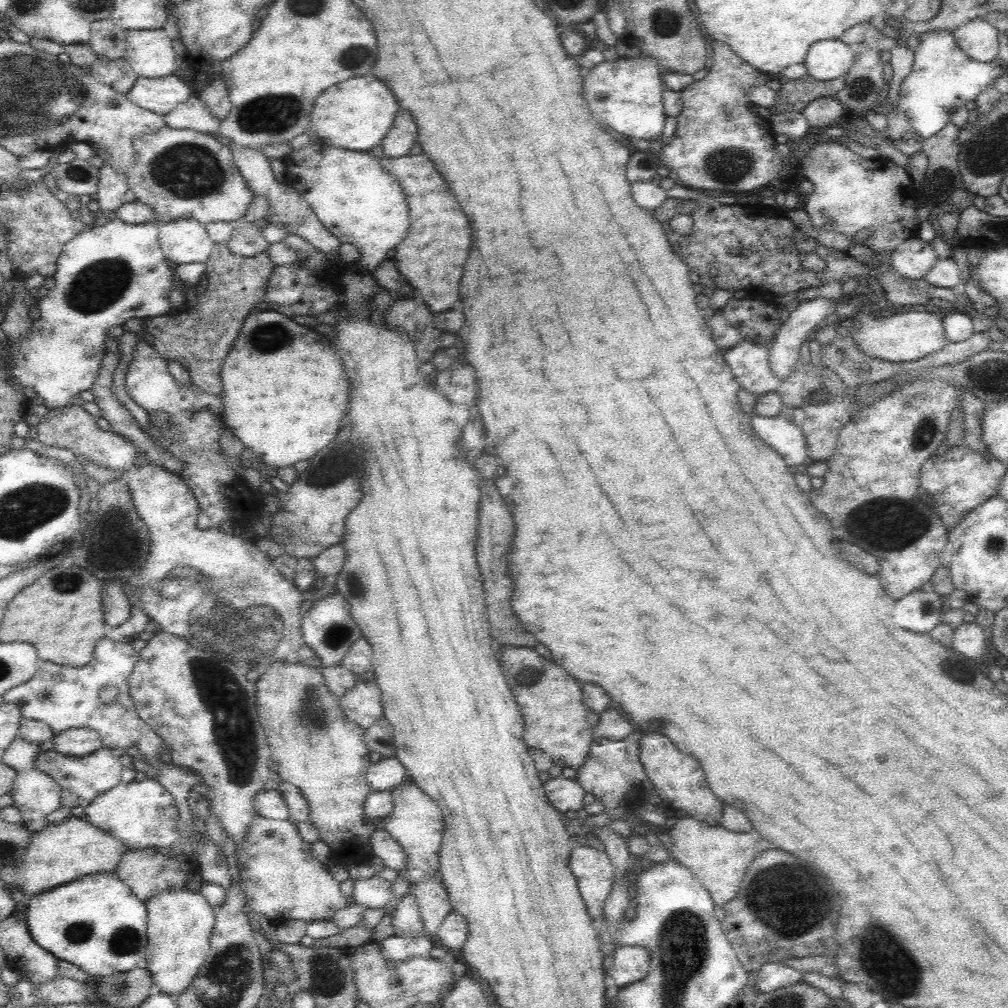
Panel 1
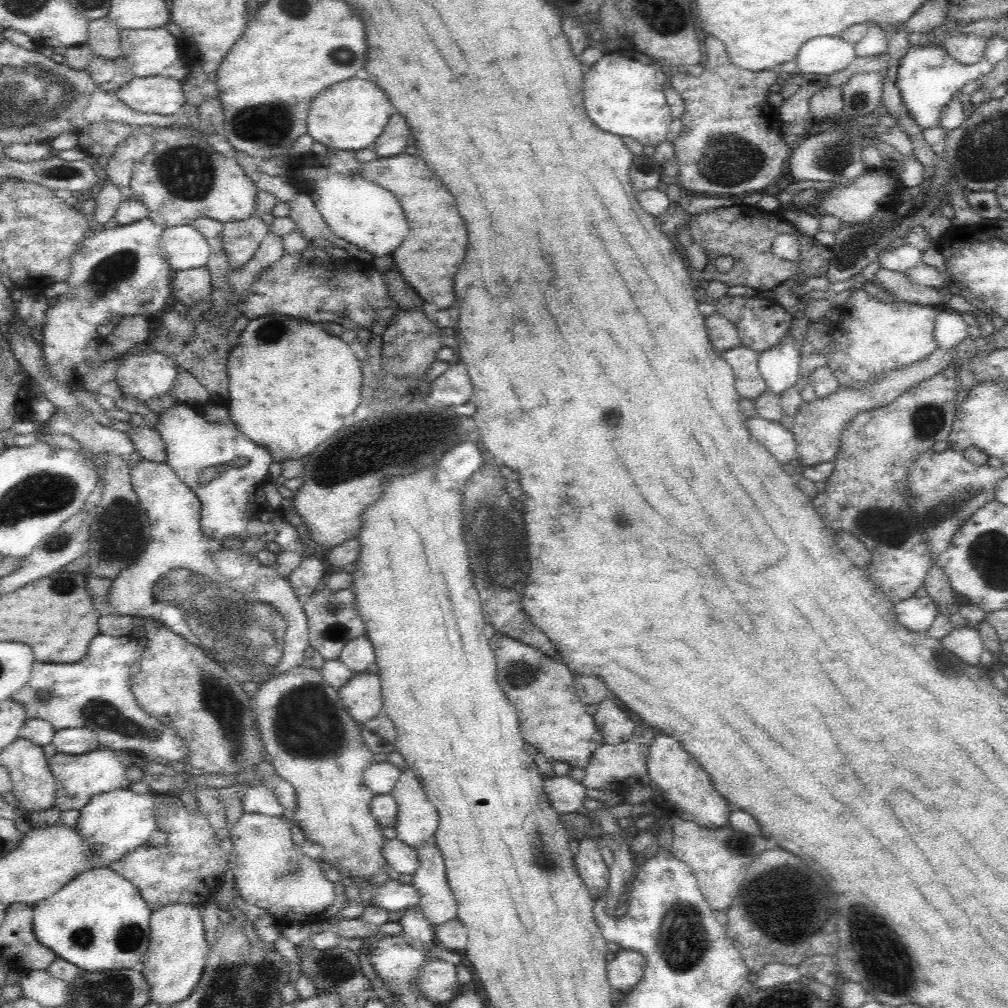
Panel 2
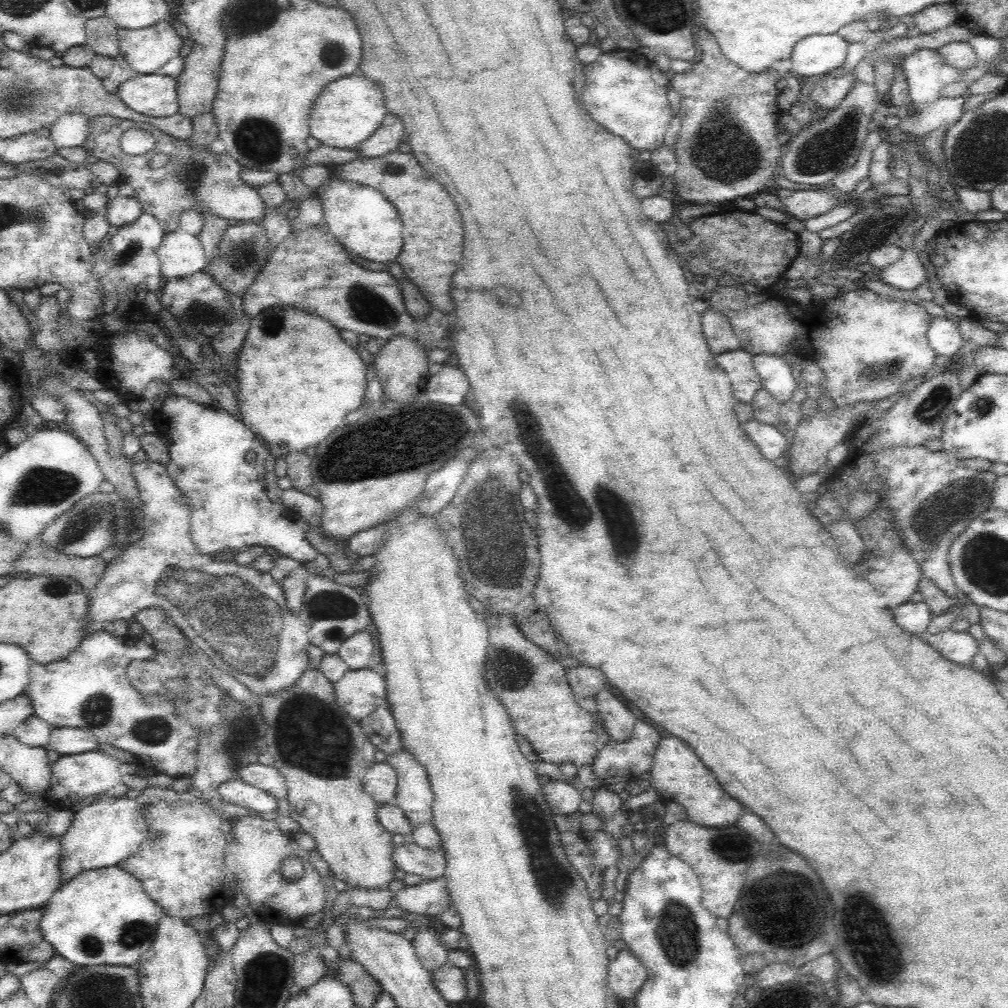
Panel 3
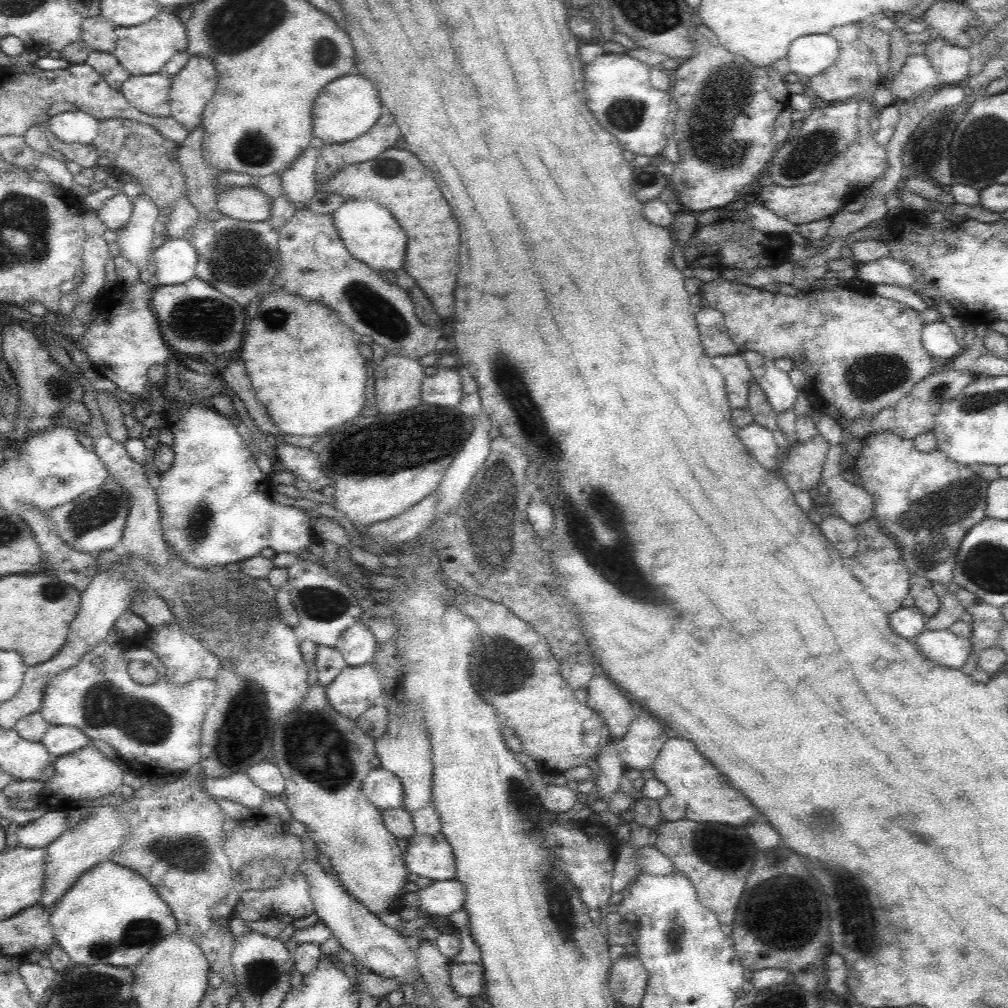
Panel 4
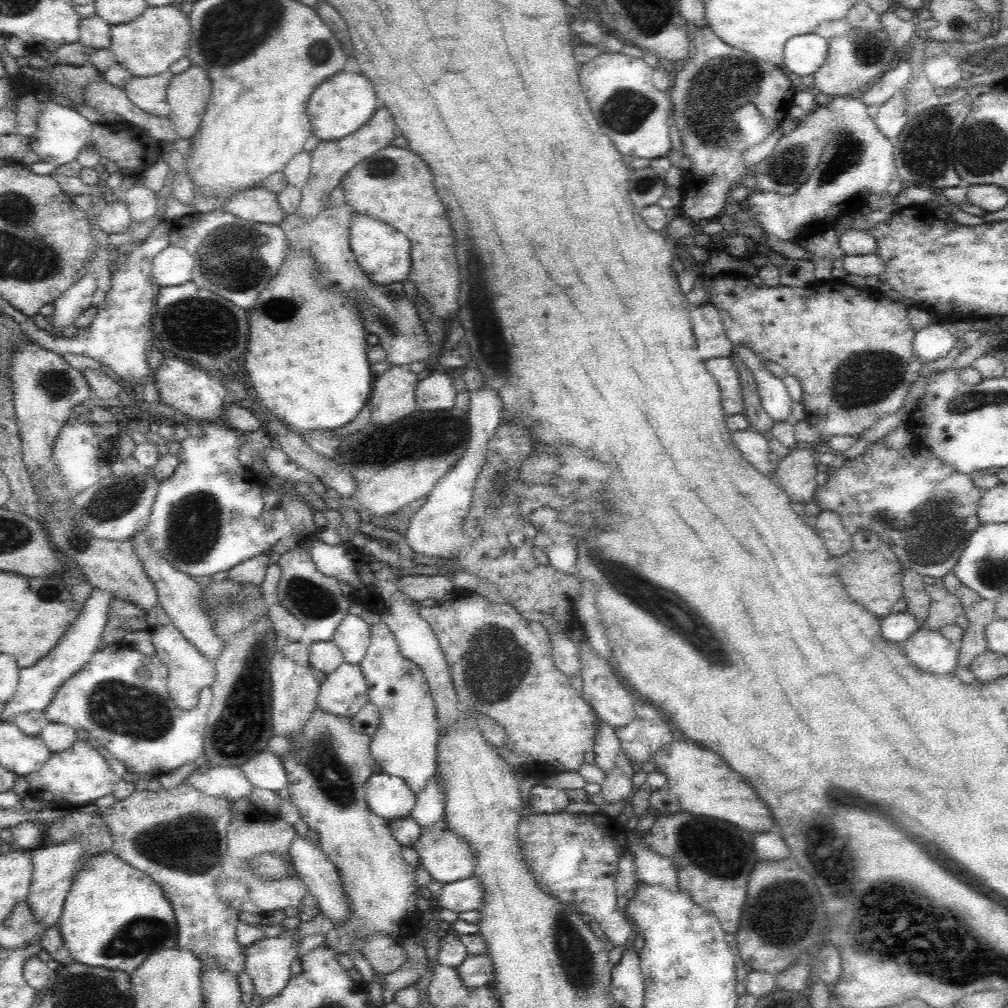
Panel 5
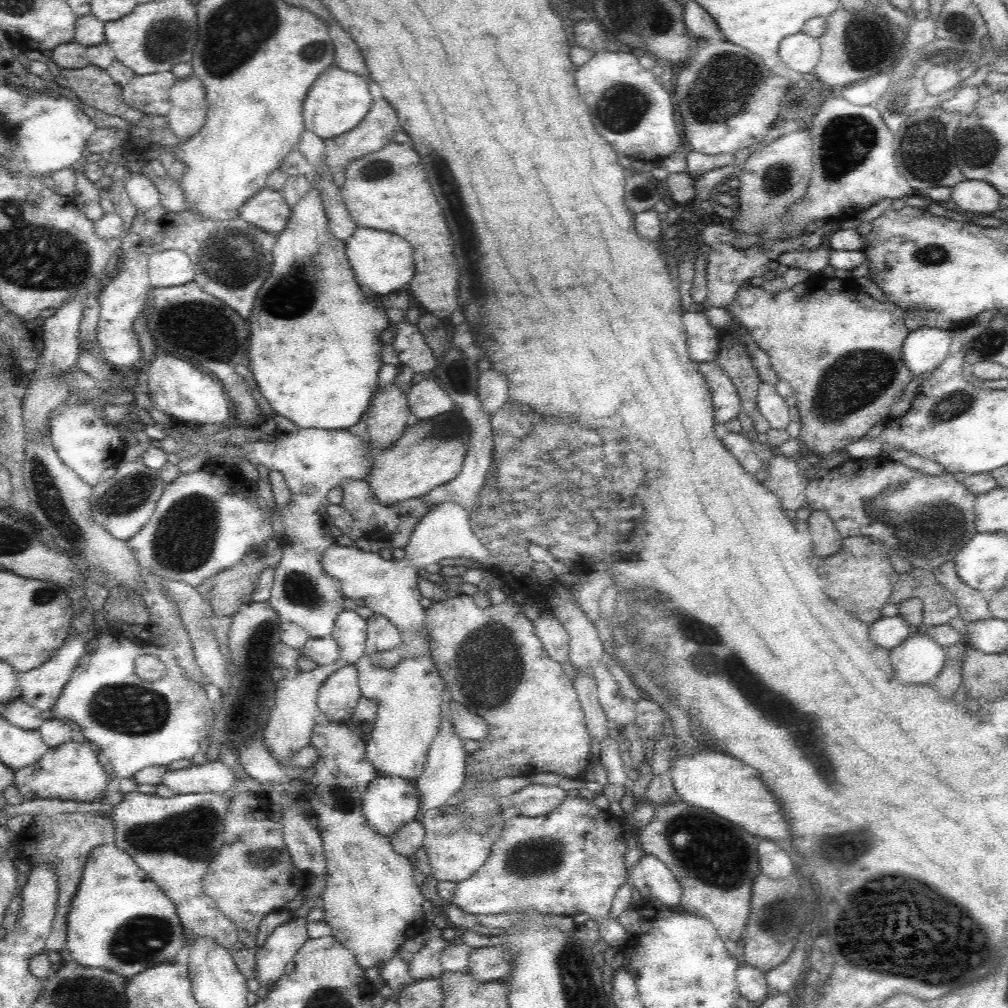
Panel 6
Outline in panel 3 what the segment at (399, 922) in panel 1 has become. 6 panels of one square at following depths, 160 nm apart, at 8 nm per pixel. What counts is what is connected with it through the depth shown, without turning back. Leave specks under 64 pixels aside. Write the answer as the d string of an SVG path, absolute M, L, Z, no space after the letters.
M416 922L414 926L416 936L411 940L412 945L424 968L432 973L447 963L448 949L439 942L437 930L428 929L428 926L422 922Z

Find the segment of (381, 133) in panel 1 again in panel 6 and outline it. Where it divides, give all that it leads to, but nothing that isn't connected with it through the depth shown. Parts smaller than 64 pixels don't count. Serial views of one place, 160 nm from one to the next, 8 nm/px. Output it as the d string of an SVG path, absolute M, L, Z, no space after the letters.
M332 64L325 68L312 83L303 102L305 129L314 132L324 140L343 135L352 130L367 115L373 101L371 90L363 76L342 70Z

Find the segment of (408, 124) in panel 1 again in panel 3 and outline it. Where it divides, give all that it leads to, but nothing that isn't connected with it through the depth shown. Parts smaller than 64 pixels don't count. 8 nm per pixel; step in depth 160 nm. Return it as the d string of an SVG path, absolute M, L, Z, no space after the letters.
M394 114L383 118L382 124L366 139L360 143L356 150L366 158L376 158L396 151L398 144L405 140L402 120Z

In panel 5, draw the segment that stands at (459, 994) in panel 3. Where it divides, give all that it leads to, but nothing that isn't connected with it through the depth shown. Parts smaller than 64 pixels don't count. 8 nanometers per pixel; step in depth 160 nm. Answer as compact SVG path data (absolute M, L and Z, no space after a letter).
M469 954L464 958L464 962L456 968L462 983L468 989L483 987L492 983L494 967L492 967L492 959L488 954Z

